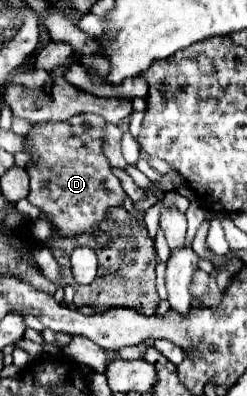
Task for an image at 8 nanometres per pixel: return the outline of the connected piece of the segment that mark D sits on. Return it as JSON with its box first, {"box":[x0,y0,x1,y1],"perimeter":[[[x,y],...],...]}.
{"box":[27,113,125,235],"perimeter":[[[87,113],[87,115],[75,115],[65,123],[39,123],[27,135],[27,143],[31,147],[29,153],[37,159],[37,167],[29,169],[31,193],[27,199],[45,213],[45,217],[61,231],[61,235],[75,235],[89,231],[107,217],[109,207],[117,207],[123,203],[125,191],[121,189],[119,179],[113,175],[109,161],[101,153],[103,133],[105,133],[105,119]]]}

